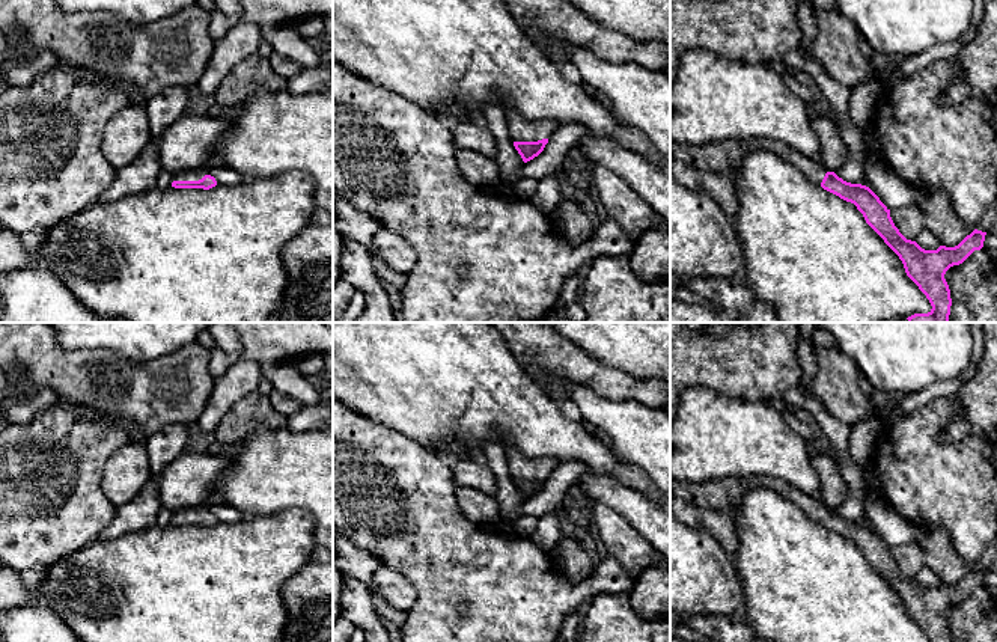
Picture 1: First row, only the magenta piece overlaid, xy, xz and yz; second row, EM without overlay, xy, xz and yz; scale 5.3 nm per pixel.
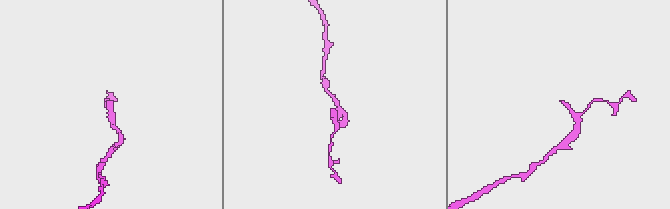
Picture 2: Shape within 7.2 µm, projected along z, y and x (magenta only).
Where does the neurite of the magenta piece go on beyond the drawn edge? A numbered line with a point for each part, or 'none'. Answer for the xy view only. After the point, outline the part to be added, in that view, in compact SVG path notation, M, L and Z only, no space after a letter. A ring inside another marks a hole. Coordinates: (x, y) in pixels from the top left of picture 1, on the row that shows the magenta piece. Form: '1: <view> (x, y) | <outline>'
1: xy (192, 174) | M211 164L199 167L199 169L188 169L188 170L175 172L173 173L173 181L199 181L205 175L211 175Z

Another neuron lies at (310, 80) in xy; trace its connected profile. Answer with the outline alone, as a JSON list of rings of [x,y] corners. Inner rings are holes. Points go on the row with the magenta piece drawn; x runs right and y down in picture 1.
[[[330,65],[303,68],[301,72],[288,80],[286,90],[294,95],[328,90],[331,84]]]

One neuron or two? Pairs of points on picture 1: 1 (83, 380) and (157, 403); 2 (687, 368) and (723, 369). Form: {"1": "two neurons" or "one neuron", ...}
{"1": "one neuron", "2": "one neuron"}

